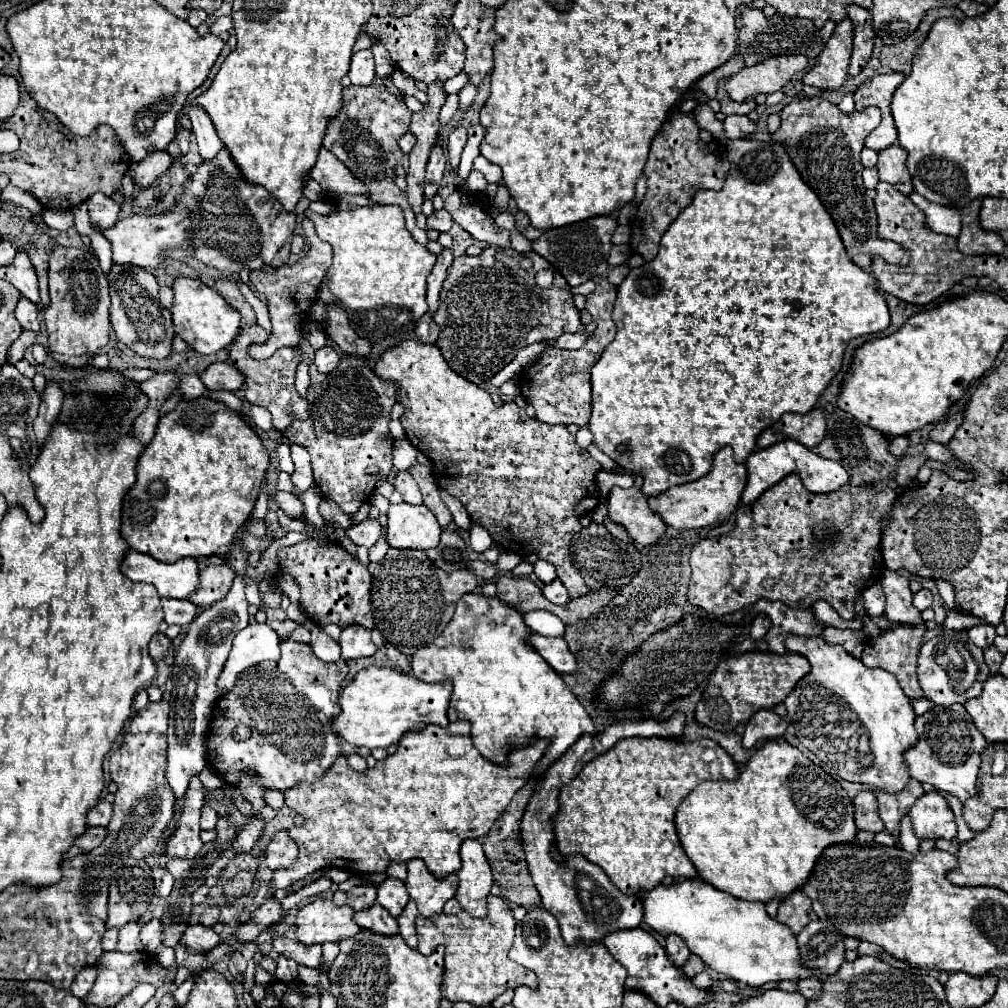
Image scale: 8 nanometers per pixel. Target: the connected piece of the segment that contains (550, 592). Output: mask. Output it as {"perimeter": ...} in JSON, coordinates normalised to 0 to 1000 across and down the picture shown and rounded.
{"perimeter":[[[552,573],[550,577],[546,577],[546,579],[542,579],[540,583],[538,583],[538,589],[546,595],[546,597],[550,597],[550,599],[563,599],[565,597],[565,591],[563,591],[563,585],[562,585],[562,581]]]}

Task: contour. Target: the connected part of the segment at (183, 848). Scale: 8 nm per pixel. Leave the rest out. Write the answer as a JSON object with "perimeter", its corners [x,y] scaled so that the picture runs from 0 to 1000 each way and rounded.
{"perimeter":[[[192,770],[185,784],[185,796],[183,796],[183,804],[179,810],[177,821],[173,823],[173,827],[167,833],[165,847],[153,849],[159,860],[163,861],[167,853],[173,853],[173,851],[192,853],[192,849],[200,841],[200,833],[198,833],[198,804],[200,804],[200,800],[202,800],[200,776],[196,774],[196,770]]]}

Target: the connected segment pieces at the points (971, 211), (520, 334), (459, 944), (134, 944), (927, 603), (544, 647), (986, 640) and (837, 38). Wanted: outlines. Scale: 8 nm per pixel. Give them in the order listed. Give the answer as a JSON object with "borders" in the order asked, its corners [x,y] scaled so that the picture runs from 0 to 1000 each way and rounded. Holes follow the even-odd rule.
{"borders":[[[[964,198],[954,206],[954,228],[950,234],[950,248],[954,252],[994,252],[996,240],[990,230],[978,230],[970,220],[972,198]]],[[[494,244],[480,246],[476,254],[450,256],[448,264],[444,266],[444,276],[440,278],[440,284],[437,288],[437,304],[431,312],[431,317],[437,323],[437,335],[433,343],[438,347],[438,353],[452,371],[470,381],[484,379],[492,369],[506,361],[512,355],[514,347],[518,347],[520,343],[538,337],[550,337],[560,329],[577,331],[581,327],[575,317],[575,308],[569,304],[569,292],[565,290],[562,276],[558,276],[554,268],[550,268],[550,282],[546,286],[538,288],[532,284],[530,272],[538,266],[546,266],[546,260],[542,260],[542,256],[534,254],[532,250],[514,252],[508,246]],[[518,256],[526,256],[530,260],[526,268],[516,266]]],[[[484,889],[484,909],[482,911],[468,911],[462,903],[452,909],[452,917],[448,917],[440,907],[437,909],[415,909],[413,911],[413,925],[415,925],[415,942],[419,946],[429,944],[433,938],[440,938],[440,974],[438,986],[444,992],[460,992],[470,998],[482,998],[492,988],[496,988],[502,980],[512,978],[534,978],[534,970],[528,962],[522,962],[504,950],[512,913],[508,903],[496,889]]],[[[129,915],[127,919],[119,921],[119,929],[117,929],[119,944],[139,944],[141,942],[141,935],[139,935],[137,925],[139,925],[137,915]]],[[[915,583],[913,587],[909,587],[909,589],[907,589],[907,601],[909,601],[911,605],[923,603],[923,601],[925,601],[925,587],[919,585],[919,583]]],[[[528,629],[524,637],[542,653],[542,657],[554,667],[554,669],[569,669],[571,667],[571,653],[565,649],[565,643],[562,641],[560,633],[544,633],[536,629]]],[[[984,619],[968,620],[961,624],[960,632],[970,643],[976,643],[988,633],[988,623]]],[[[837,18],[829,24],[821,44],[812,56],[808,67],[798,73],[798,83],[813,89],[829,89],[837,83],[841,73],[841,62],[845,54],[845,22]]]]}

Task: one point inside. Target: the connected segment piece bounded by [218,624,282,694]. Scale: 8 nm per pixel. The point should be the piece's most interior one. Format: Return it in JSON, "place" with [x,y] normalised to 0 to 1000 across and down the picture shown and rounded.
{"place":[252,639]}

